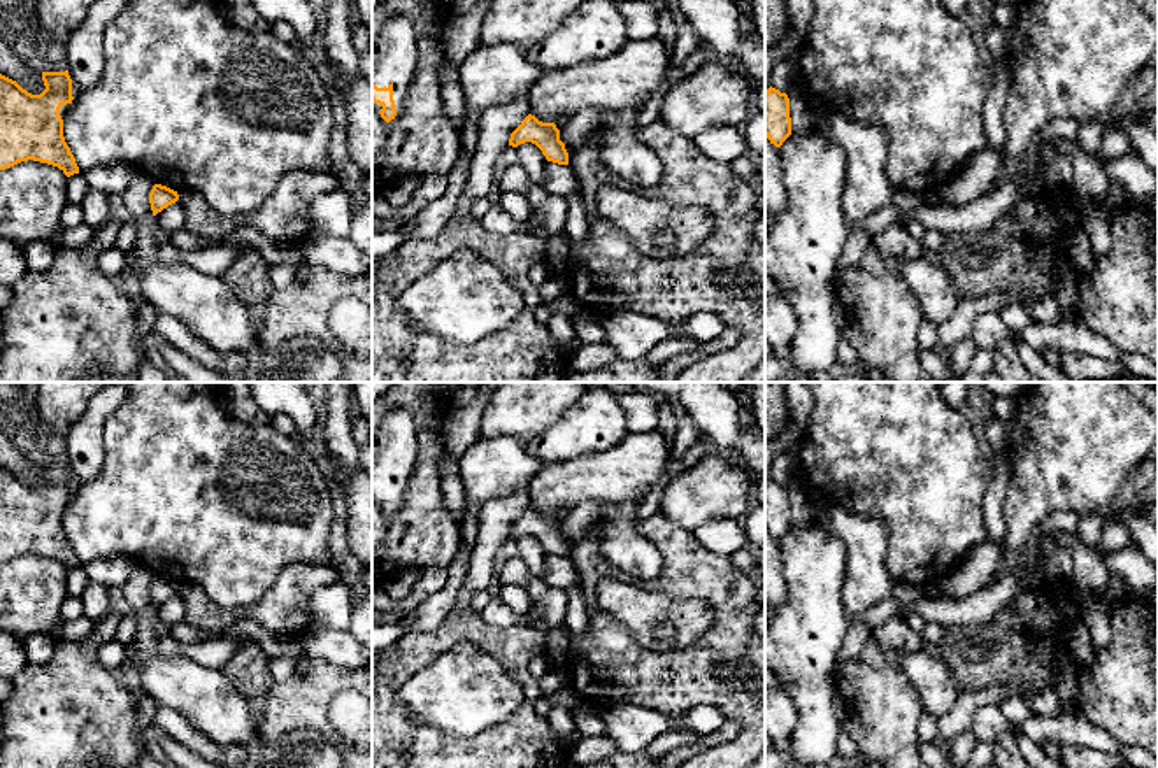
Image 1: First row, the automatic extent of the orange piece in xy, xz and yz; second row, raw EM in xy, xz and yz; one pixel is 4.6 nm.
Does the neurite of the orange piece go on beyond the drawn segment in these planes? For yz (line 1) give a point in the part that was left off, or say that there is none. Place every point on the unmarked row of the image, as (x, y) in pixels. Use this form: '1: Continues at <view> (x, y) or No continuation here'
1: No continuation here

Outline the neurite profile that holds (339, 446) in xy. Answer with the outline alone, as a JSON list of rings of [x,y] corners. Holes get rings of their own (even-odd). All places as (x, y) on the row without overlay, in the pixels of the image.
[[[328,382],[328,403],[319,431],[325,454],[333,463],[333,479],[340,491],[344,491],[347,475],[360,465],[360,447],[351,435],[351,395],[353,382]]]

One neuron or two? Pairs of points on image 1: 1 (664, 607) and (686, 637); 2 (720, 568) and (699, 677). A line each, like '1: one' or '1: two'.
1: one
2: one

